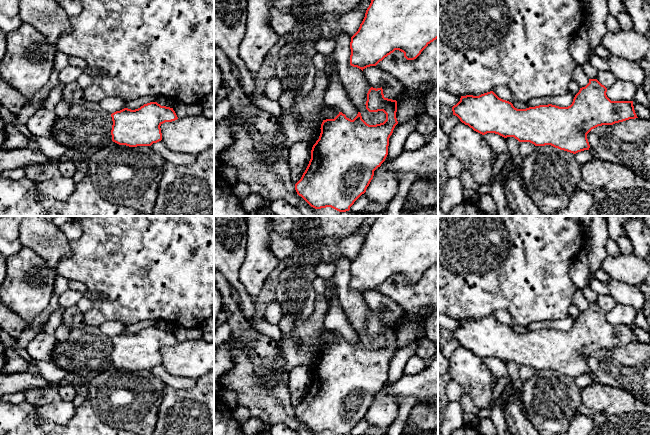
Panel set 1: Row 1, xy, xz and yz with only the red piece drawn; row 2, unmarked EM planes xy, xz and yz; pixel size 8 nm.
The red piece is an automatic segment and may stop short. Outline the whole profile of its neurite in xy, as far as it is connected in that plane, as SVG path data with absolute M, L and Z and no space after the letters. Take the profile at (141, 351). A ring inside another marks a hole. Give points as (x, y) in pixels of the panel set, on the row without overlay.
M157 326L144 328L138 333L124 332L111 338L112 365L129 371L151 370L162 364L160 350L178 343L173 332Z

